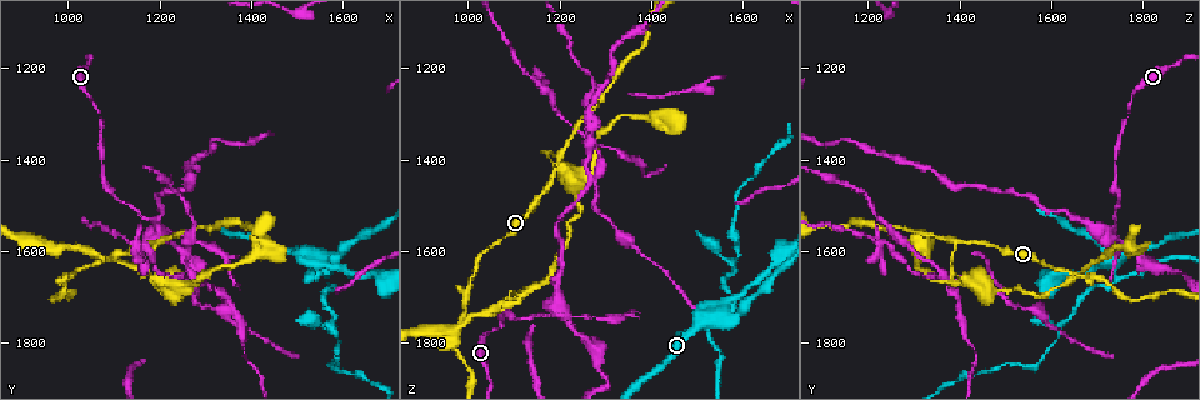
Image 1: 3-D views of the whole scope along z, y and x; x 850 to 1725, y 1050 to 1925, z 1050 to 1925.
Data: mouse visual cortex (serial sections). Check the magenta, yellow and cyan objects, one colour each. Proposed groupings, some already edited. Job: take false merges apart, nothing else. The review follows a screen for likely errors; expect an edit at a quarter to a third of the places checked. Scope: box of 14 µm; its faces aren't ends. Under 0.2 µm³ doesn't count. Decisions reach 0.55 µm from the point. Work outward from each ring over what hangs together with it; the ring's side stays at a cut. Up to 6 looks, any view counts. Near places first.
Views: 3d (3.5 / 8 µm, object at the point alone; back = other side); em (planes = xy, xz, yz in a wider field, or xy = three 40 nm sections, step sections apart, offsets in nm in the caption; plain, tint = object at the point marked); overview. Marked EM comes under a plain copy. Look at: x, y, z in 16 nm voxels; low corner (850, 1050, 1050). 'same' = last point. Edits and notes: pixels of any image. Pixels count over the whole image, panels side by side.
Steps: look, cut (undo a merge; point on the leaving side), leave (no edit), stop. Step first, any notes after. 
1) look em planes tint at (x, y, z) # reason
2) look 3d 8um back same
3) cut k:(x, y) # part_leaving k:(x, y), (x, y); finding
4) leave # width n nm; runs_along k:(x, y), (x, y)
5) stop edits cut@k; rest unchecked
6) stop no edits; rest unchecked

look 3d 3.5um at (1195, 1550, 1720) # three arms meet

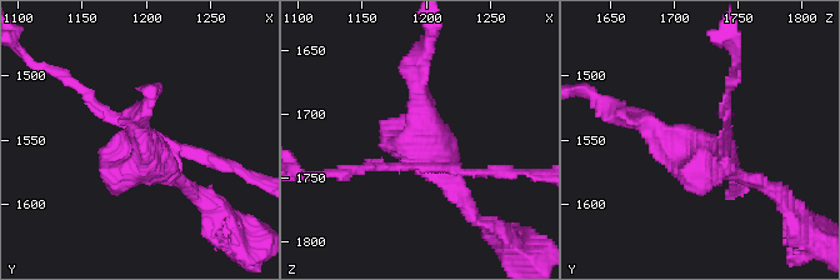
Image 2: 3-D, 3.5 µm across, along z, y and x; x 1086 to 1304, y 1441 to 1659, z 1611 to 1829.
look em planes tint at (1198, 1556, 1718) # need the tissue

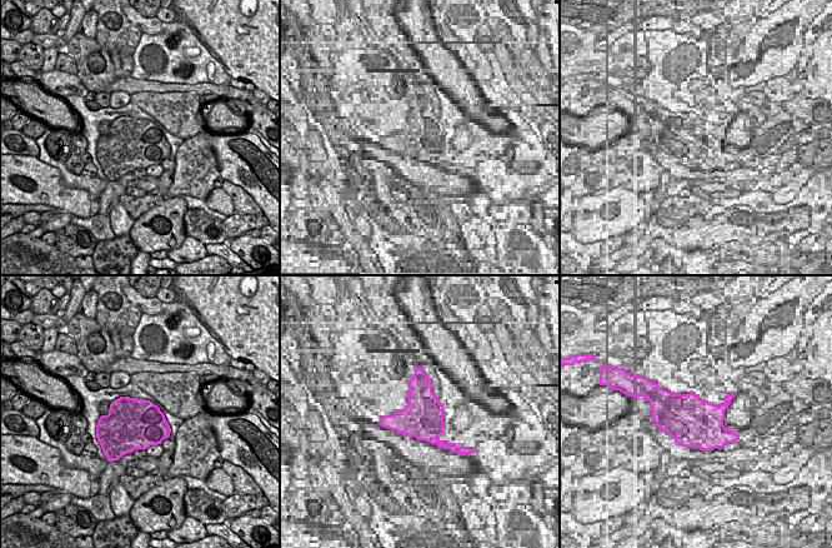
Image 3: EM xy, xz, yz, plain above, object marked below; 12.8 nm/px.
cut 2:(764, 183) # part_leaving 2:(720, 135), (675, 143), (618, 108); two cells meet here

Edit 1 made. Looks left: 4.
look 3d 3.5um at (1190, 1580, 1390) # three arms meet

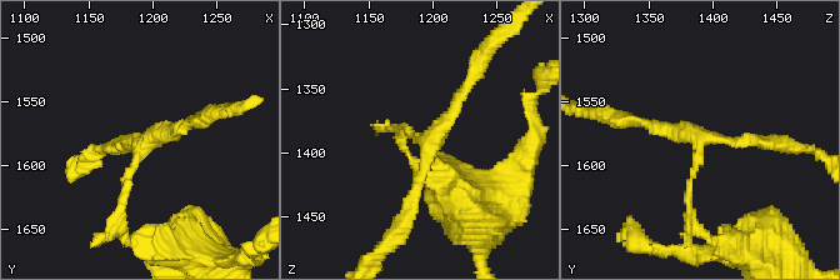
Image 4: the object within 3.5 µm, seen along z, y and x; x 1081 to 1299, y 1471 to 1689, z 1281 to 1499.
look em xy step 2 tint at (1198, 1582, 1394) # arms 3; arm_widths 100, 200, 200 nm

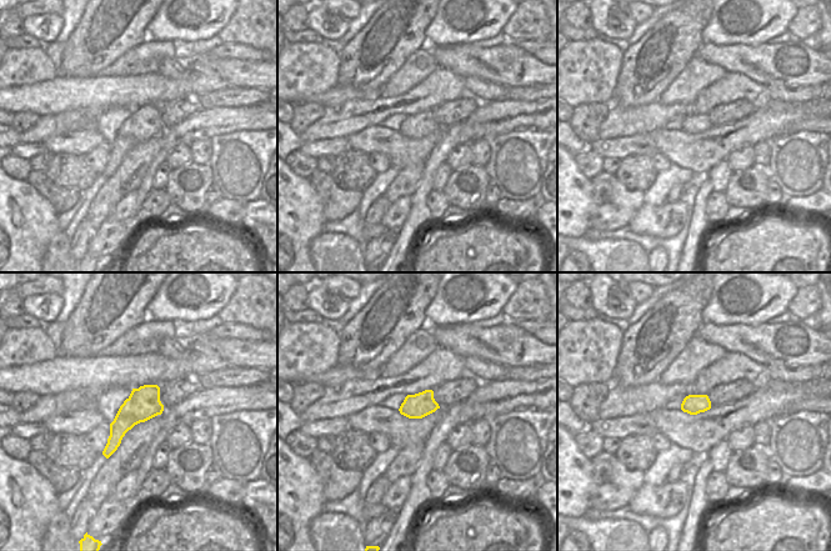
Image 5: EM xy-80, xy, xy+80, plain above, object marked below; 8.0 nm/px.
leave # width 200 nm; runs_along 4:(775, 143), (701, 139), (689, 193), (691, 211); all the same cell

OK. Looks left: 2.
look 3d 3.5um at (1550, 1635, 1735) # small branch off a trunk

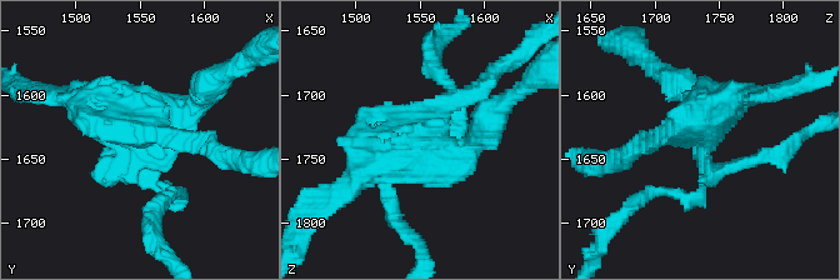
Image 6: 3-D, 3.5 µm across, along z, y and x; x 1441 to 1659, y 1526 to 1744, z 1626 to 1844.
look em xy step 5 tint at (1554, 1634, 1734)

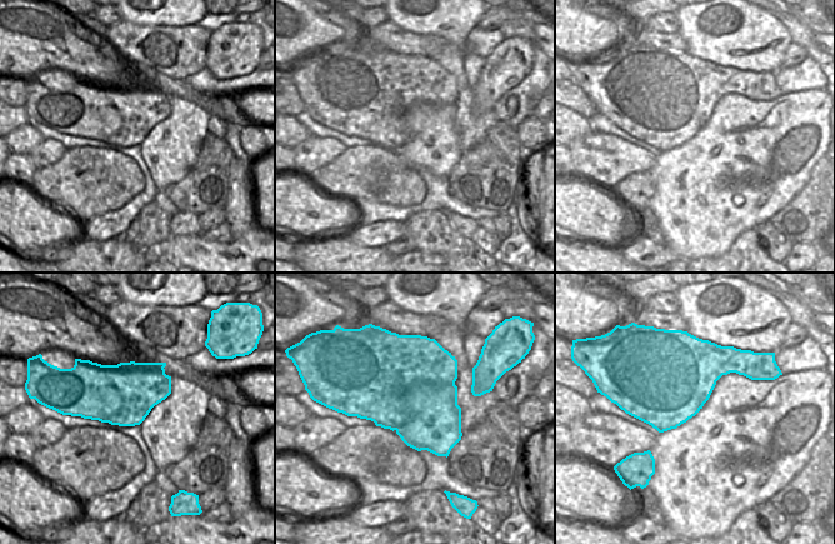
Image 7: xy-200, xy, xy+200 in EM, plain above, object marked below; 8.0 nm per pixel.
cut 6:(486, 120) # part_leaving 6:(701, 153), (698, 195), (646, 191); a second cell is stuck on

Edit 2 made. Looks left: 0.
stop edits cut@2, cut@6; rest unchecked

